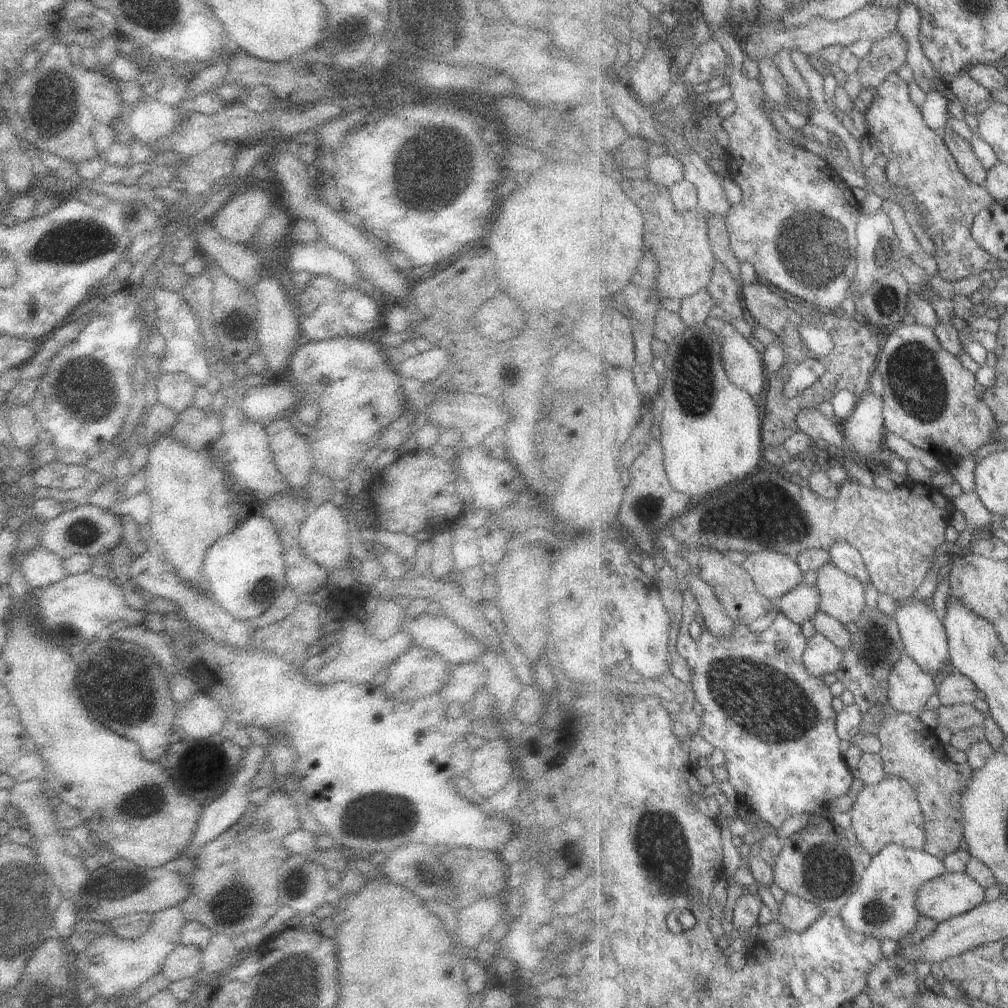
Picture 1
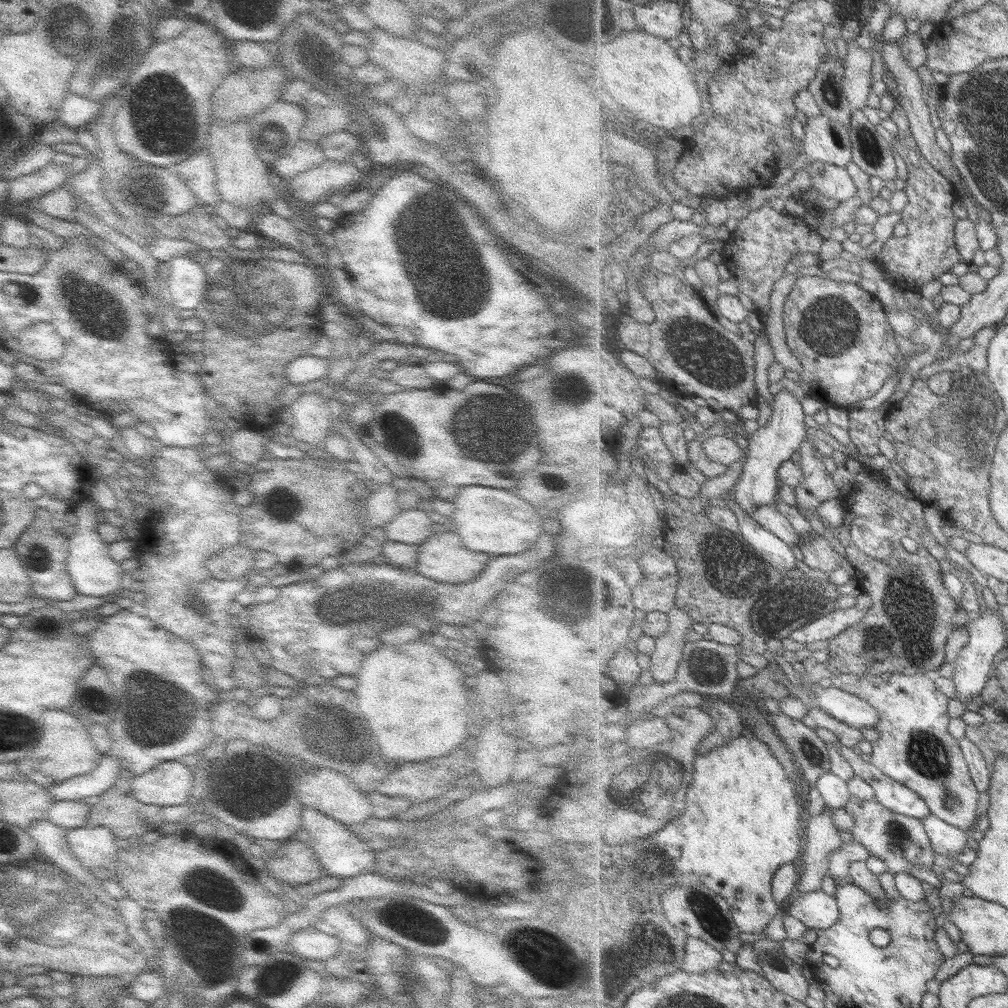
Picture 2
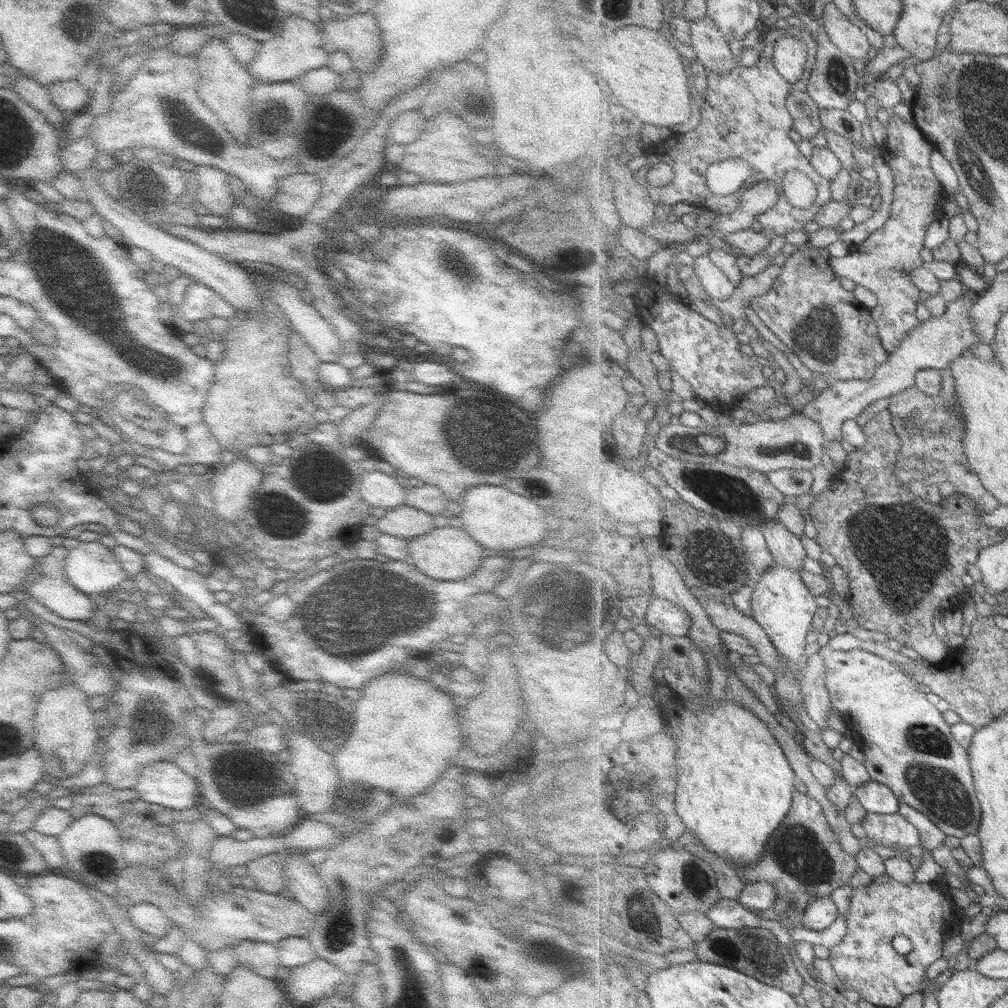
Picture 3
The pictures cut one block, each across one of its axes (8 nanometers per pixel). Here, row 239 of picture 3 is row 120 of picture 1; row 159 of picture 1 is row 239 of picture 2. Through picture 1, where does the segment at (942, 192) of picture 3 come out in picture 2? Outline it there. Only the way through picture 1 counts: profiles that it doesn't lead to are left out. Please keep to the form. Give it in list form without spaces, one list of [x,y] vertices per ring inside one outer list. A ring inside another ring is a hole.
[[[898,106],[889,118],[899,128],[892,142],[893,150],[905,160],[908,169],[908,179],[903,190],[908,197],[908,203],[901,212],[901,222],[907,227],[907,234],[901,238],[889,237],[881,247],[881,261],[875,261],[884,279],[891,279],[895,287],[902,287],[918,292],[918,289],[932,280],[950,273],[951,268],[963,262],[955,243],[957,218],[953,214],[955,184],[939,172],[923,156],[918,142],[910,128],[910,118],[903,106]]]

